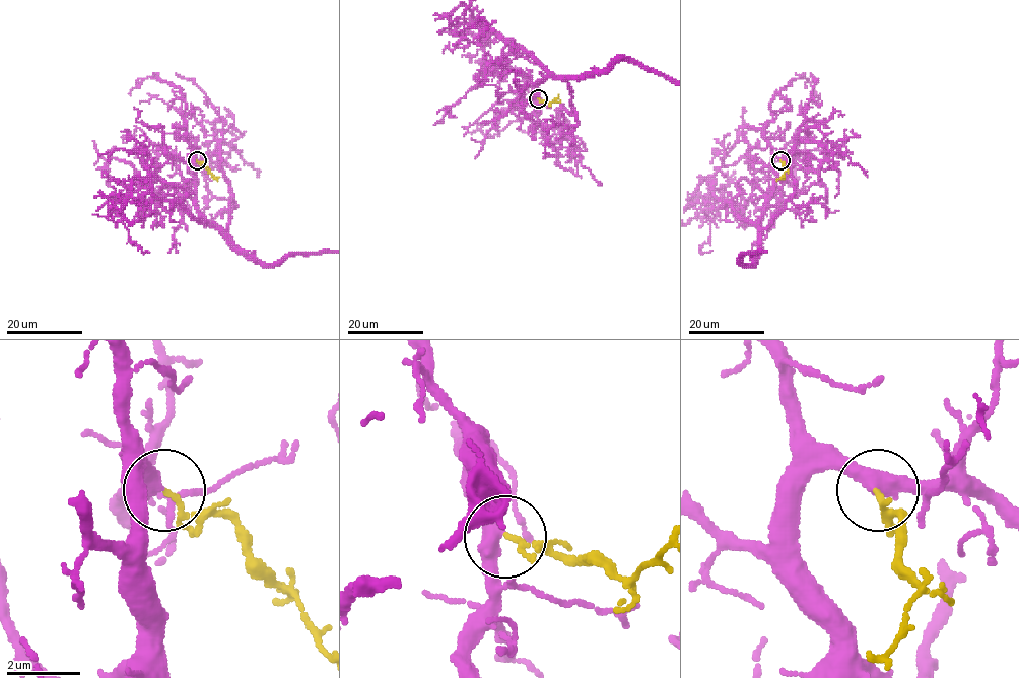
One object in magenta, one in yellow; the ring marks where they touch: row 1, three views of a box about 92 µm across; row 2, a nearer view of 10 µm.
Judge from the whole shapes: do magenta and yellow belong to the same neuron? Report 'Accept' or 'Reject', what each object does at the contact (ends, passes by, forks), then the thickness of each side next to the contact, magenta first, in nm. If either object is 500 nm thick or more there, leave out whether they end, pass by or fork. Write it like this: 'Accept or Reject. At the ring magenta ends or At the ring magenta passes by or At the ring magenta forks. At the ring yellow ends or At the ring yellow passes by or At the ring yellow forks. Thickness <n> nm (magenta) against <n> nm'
Accept. At the ring magenta passes by. At the ring yellow ends. Thickness 400 nm (magenta) against 130 nm

